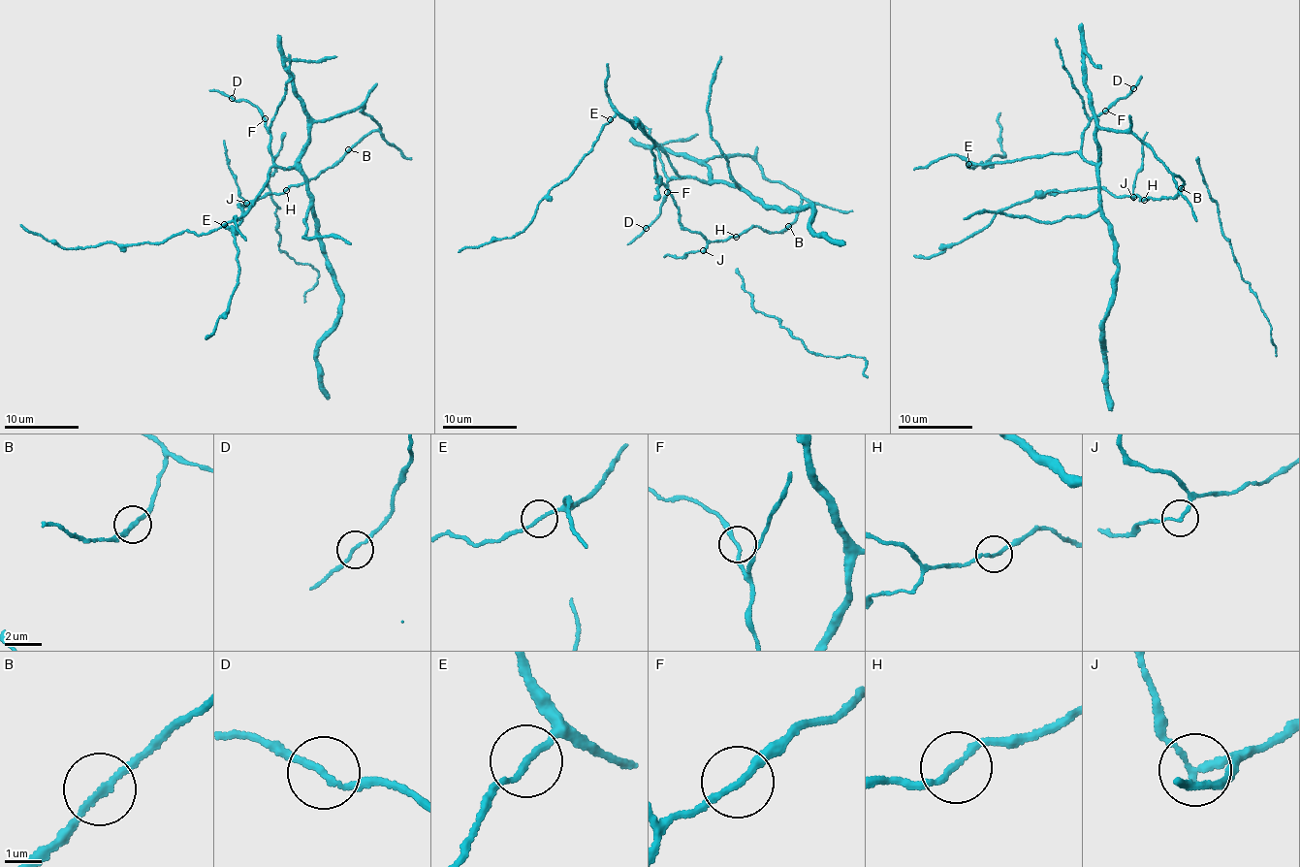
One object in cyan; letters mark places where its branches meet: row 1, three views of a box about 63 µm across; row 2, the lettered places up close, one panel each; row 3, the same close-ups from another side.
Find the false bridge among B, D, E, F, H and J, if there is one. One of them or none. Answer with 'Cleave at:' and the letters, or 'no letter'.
Cleave at: J

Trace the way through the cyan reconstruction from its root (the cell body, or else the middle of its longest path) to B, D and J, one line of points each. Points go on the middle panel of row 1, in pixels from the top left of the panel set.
B: (745, 155), (758, 165), (768, 179), (786, 184), (799, 194), (801, 203), (795, 220), (788, 226)
D: (745, 155), (706, 159), (712, 177), (708, 182), (671, 176), (660, 215), (646, 228)
J: (745, 155), (768, 179), (799, 194), (795, 220), (777, 232), (757, 227), (709, 241), (703, 251)

